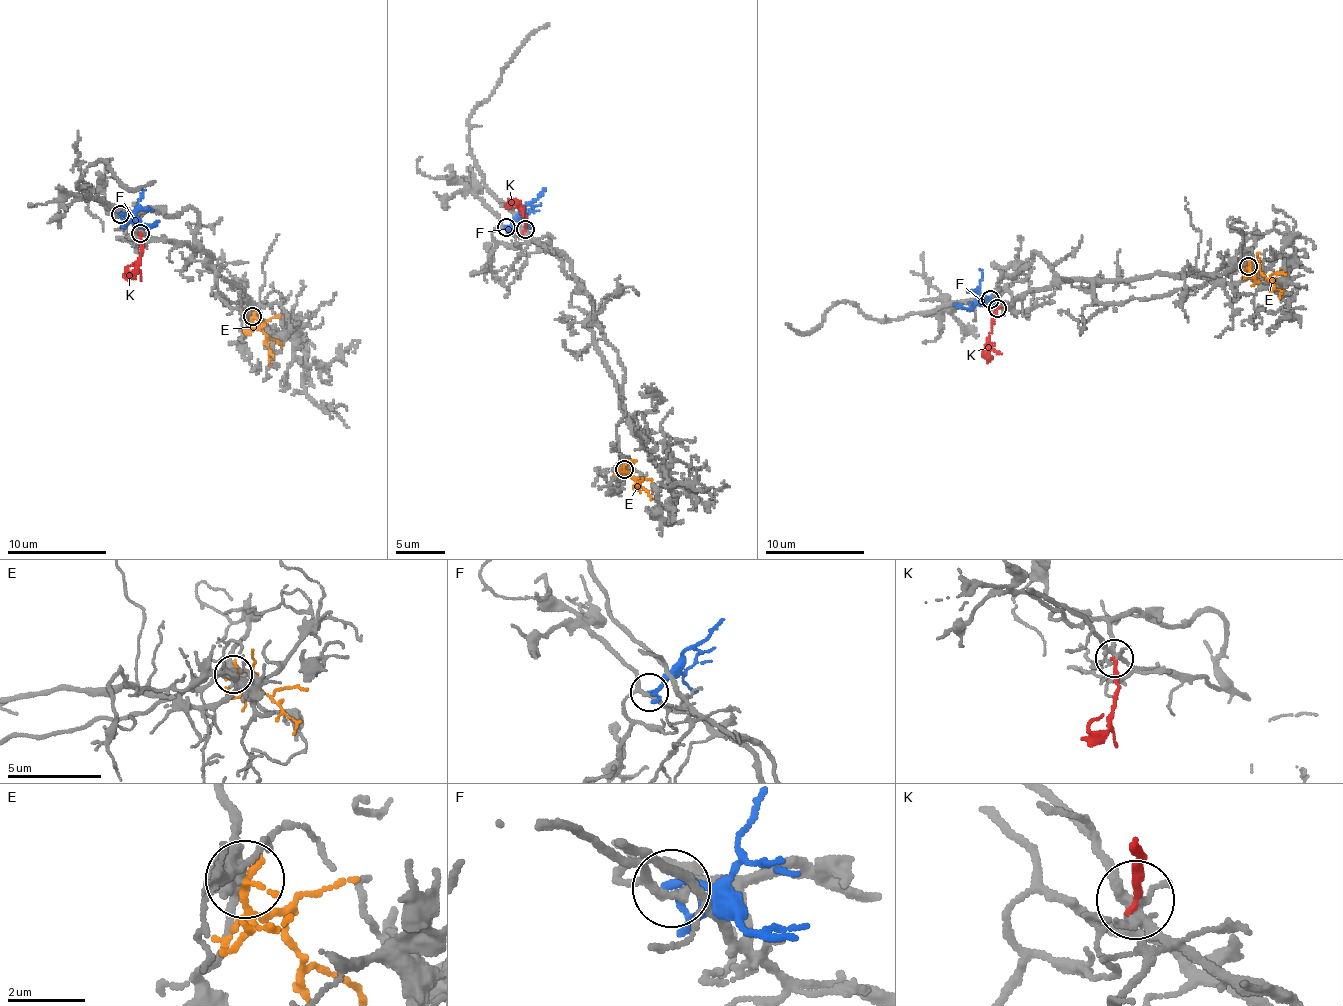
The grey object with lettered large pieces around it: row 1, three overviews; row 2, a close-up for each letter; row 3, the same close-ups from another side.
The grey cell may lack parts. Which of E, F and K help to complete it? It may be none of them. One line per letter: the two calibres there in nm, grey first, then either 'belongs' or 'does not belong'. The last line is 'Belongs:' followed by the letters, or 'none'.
E: 480 nm thick on the grey side, 280 nm on the other; does not belong
F: 200 nm thick on the grey side, 160 nm on the other; does not belong
K: 220 nm thick on the grey side, 180 nm on the other; belongs
Belongs: K

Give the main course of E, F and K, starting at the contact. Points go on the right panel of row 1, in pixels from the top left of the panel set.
E: (1248, 267), (1265, 276), (1280, 291), (1279, 297)
F: (990, 298), (966, 309), (954, 303)
K: (997, 307), (987, 355), (992, 357)

